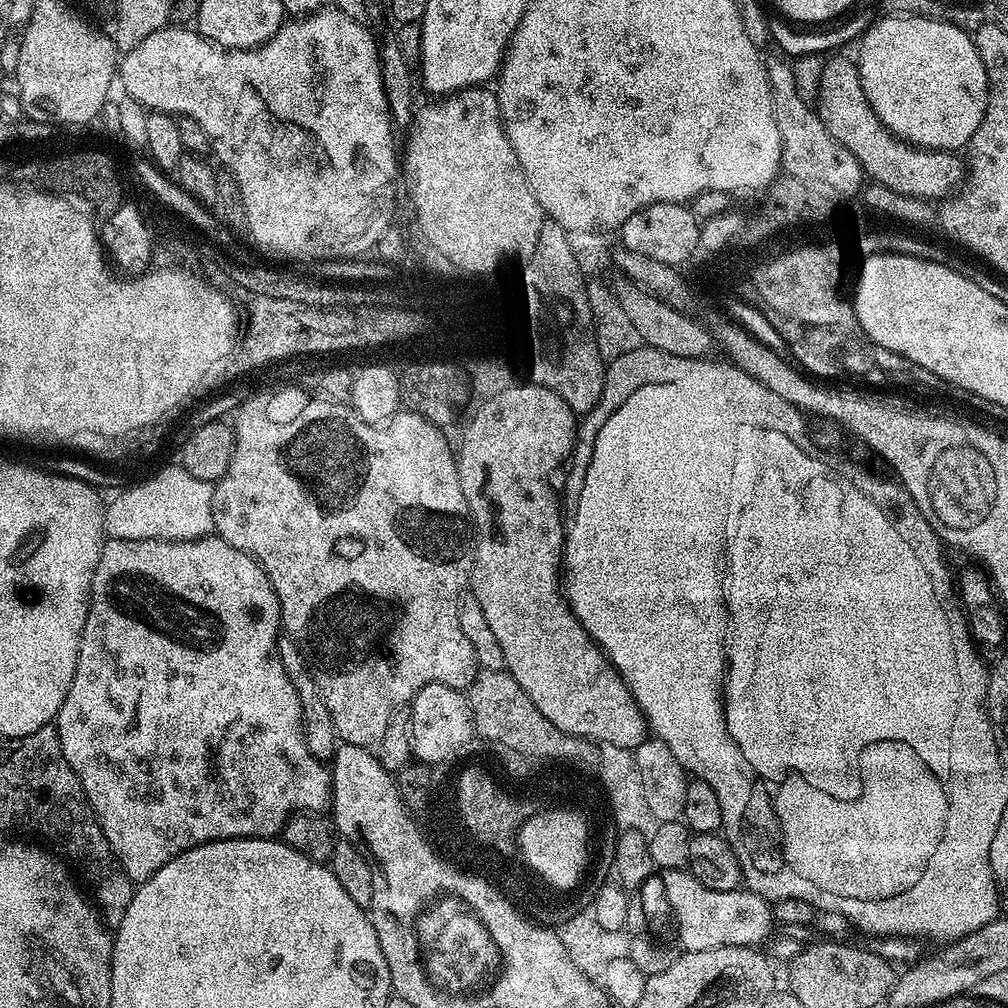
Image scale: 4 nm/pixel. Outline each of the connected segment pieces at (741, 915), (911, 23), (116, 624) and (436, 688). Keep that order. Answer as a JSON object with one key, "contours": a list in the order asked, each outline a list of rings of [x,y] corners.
{"contours":[[[[682,868],[664,872],[662,878],[664,900],[672,911],[672,920],[676,923],[676,936],[681,944],[679,947],[683,951],[714,950],[718,946],[756,948],[764,939],[767,941],[773,935],[772,904],[758,894],[743,887],[729,892],[710,890],[710,886],[702,886],[698,878],[694,878],[691,872]]],[[[885,15],[883,19],[877,19],[858,44],[858,47],[860,47],[858,67],[860,69],[862,90],[866,90],[866,98],[874,110],[874,114],[878,114],[878,118],[899,140],[904,140],[908,144],[916,144],[919,148],[932,148],[935,152],[956,152],[963,149],[970,142],[972,135],[978,130],[978,126],[986,114],[986,102],[988,101],[986,66],[978,54],[975,39],[969,33],[963,32],[958,26],[950,26],[950,22],[938,22],[921,16]]],[[[215,534],[203,536],[200,540],[109,539],[104,547],[100,549],[98,566],[94,570],[94,578],[92,579],[92,596],[88,599],[86,626],[80,635],[80,649],[78,650],[78,658],[76,659],[74,678],[70,682],[70,690],[58,710],[54,723],[58,730],[62,754],[66,758],[66,762],[74,770],[78,782],[82,782],[82,790],[86,794],[86,798],[90,802],[90,806],[102,826],[102,834],[106,834],[106,842],[110,842],[117,862],[119,862],[124,873],[126,873],[132,881],[143,882],[150,879],[154,874],[158,874],[158,870],[162,870],[162,866],[166,866],[166,862],[178,858],[178,854],[182,854],[186,850],[197,848],[199,844],[209,844],[215,840],[266,840],[279,837],[284,831],[284,823],[288,821],[292,813],[315,812],[320,814],[331,805],[332,778],[329,769],[325,767],[321,760],[314,758],[314,754],[310,754],[310,750],[306,746],[306,738],[302,730],[302,702],[298,702],[298,690],[294,690],[294,686],[282,666],[280,655],[276,649],[276,641],[281,635],[281,632],[282,625],[280,623],[278,594],[274,594],[274,586],[270,582],[268,575],[264,572],[264,568],[255,558],[248,556],[242,550],[238,550],[234,546],[230,546],[230,542],[221,540],[220,537]]],[[[427,684],[410,702],[412,710],[412,754],[421,764],[436,766],[452,760],[474,740],[472,711],[461,689],[445,684]]]]}

